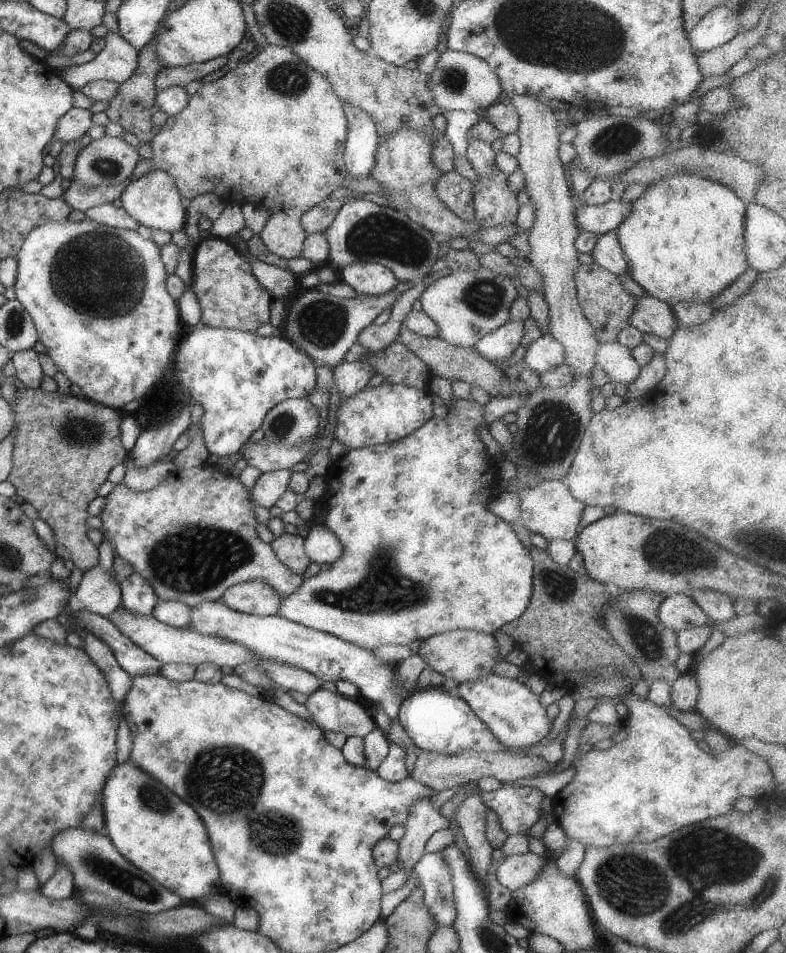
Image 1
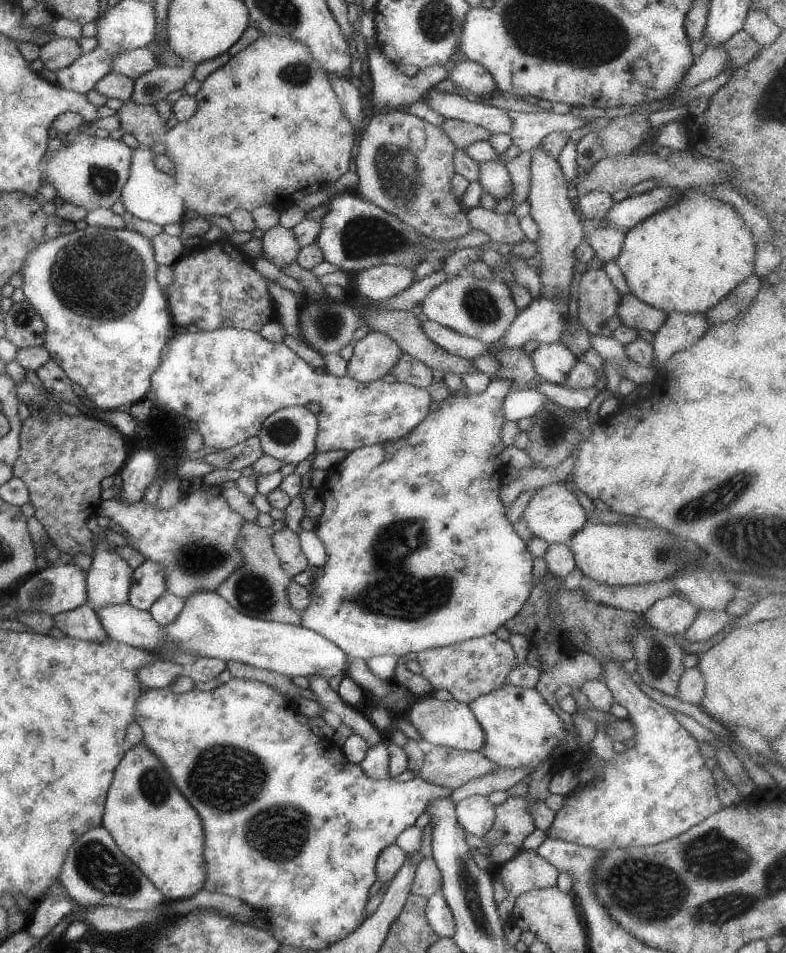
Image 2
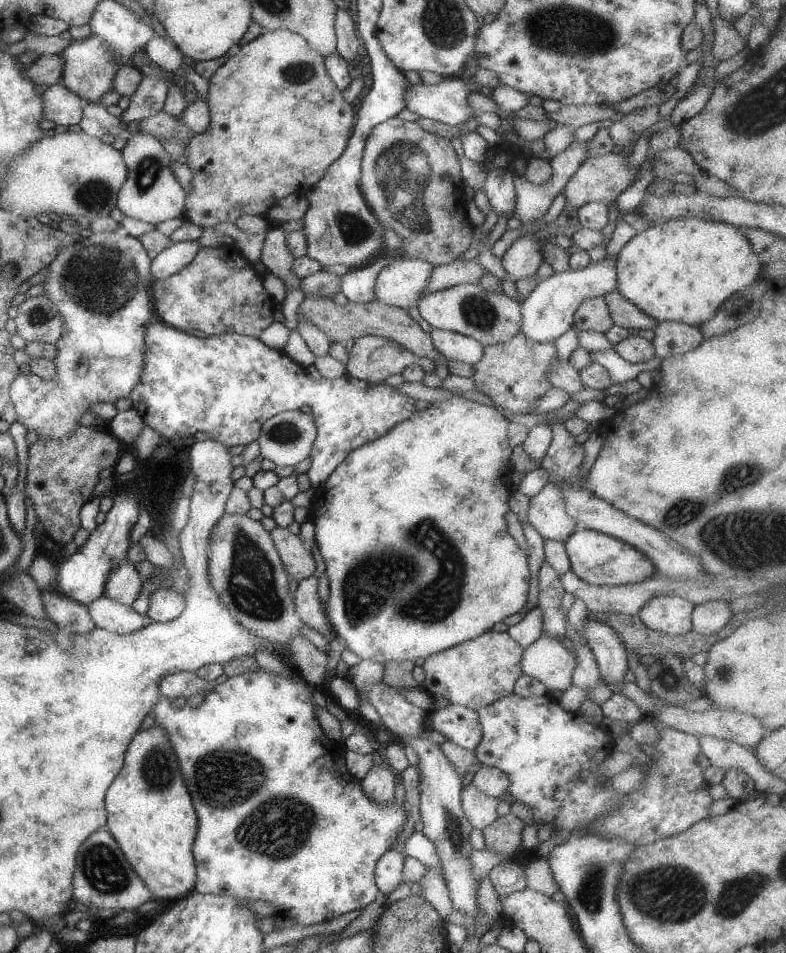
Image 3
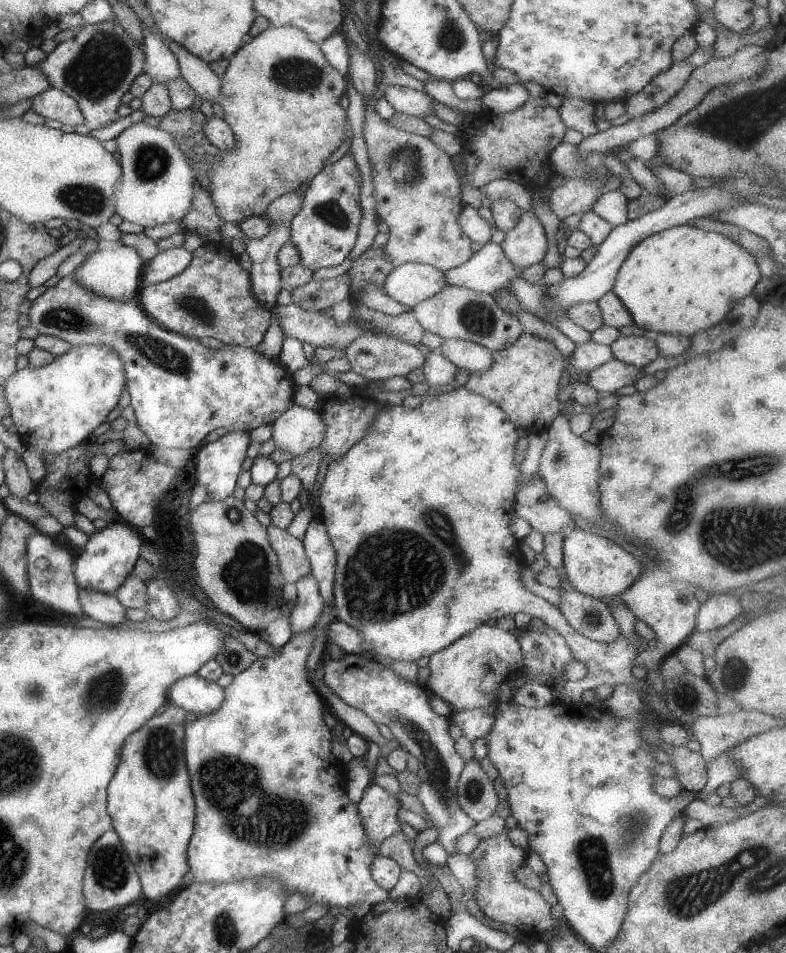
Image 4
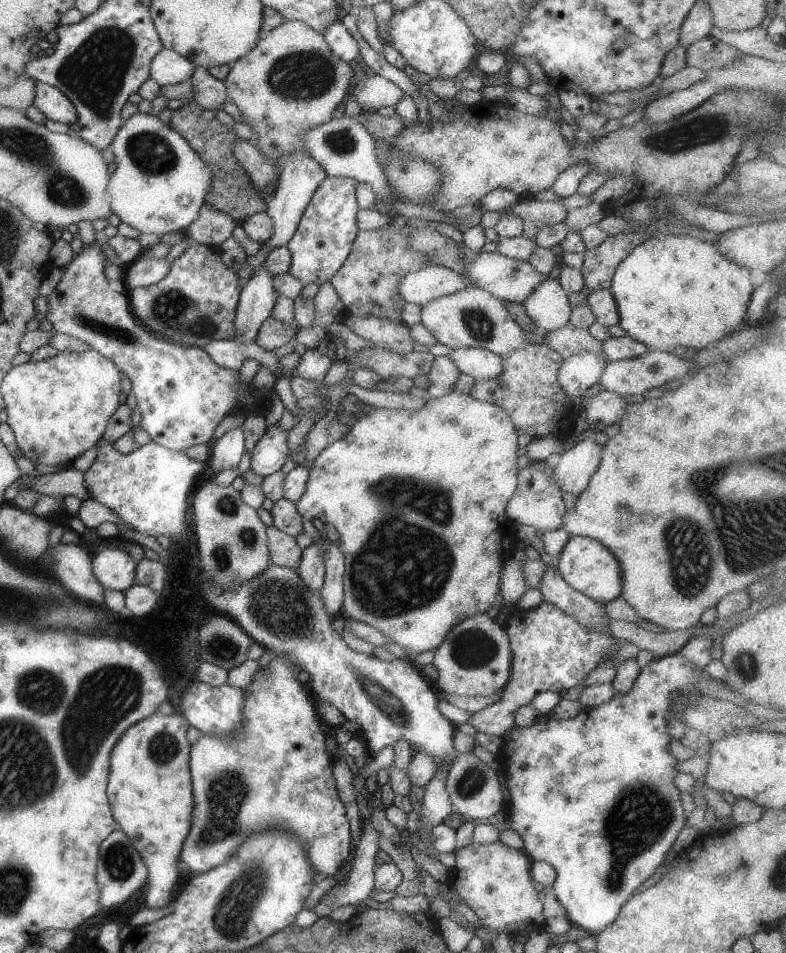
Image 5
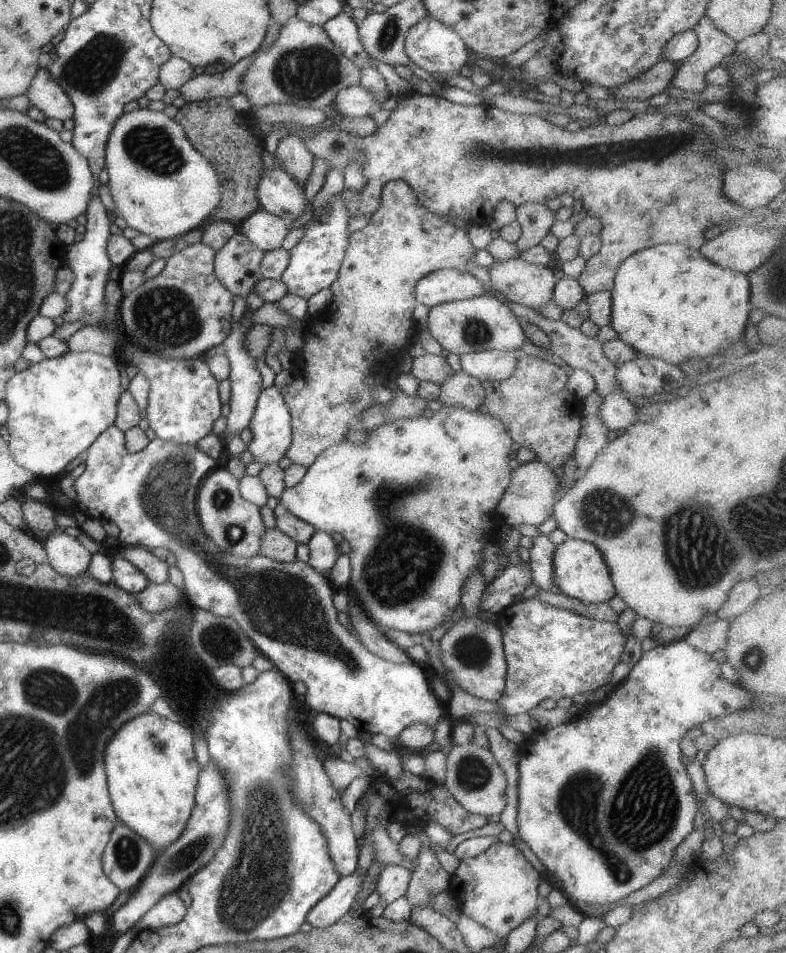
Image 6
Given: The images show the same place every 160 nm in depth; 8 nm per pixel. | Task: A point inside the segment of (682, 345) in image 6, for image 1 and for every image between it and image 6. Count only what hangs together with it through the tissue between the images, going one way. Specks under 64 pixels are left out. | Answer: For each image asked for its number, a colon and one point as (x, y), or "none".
1: (682, 240)
2: (685, 258)
3: (680, 270)
4: (682, 279)
5: (671, 291)

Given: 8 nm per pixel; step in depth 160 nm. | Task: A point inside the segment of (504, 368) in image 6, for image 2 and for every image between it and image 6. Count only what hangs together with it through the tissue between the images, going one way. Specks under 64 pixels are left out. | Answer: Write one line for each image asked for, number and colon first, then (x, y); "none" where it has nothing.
2: (454, 343)
3: (452, 346)
4: (462, 354)
5: (478, 363)

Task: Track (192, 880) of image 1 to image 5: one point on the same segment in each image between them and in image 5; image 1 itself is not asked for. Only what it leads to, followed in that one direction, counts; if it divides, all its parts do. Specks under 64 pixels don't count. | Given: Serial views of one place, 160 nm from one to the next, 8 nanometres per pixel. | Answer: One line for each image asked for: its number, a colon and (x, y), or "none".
2: (153, 826)
3: (149, 814)
4: (151, 809)
5: (149, 790)

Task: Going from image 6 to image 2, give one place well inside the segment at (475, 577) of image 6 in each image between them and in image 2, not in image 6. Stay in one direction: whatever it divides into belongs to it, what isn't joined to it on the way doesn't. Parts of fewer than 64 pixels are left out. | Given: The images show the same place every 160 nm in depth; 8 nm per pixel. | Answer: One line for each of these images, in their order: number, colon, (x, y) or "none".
2: (469, 668)
3: (476, 672)
4: (478, 670)
5: (473, 659)

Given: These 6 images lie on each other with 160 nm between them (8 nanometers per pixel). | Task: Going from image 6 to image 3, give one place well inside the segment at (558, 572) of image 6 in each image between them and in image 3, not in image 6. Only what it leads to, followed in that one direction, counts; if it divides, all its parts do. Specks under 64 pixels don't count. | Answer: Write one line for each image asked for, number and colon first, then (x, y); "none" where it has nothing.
3: (598, 559)
4: (595, 566)
5: (586, 565)

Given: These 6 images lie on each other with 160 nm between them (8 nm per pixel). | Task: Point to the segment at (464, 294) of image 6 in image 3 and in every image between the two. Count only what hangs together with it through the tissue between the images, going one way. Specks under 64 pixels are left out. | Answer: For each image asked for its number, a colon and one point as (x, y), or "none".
3: (399, 283)
4: (410, 283)
5: (429, 282)

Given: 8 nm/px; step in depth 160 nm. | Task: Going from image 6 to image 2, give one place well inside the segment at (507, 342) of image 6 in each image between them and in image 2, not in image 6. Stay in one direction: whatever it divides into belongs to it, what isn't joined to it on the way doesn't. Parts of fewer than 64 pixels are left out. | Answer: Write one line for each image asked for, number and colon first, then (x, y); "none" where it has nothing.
2: (483, 309)
3: (490, 318)
4: (455, 312)
5: (470, 317)

